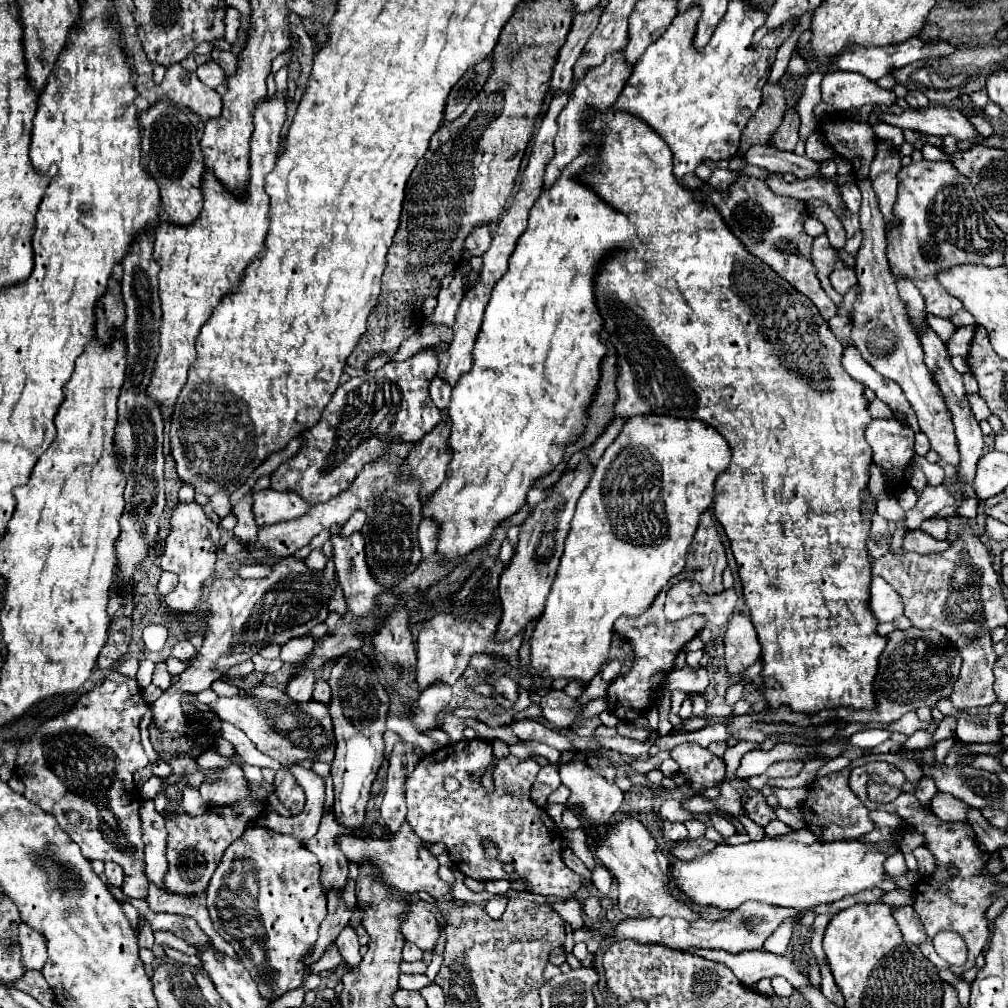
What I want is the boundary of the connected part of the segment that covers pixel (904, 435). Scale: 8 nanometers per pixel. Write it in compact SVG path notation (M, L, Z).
M872 419L866 427L874 463L890 481L902 481L914 457L914 431L898 419Z

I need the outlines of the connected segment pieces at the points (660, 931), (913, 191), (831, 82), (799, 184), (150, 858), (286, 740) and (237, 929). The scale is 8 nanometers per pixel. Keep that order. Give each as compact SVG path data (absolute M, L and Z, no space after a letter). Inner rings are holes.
M748 901L728 913L724 919L718 921L686 921L682 917L648 917L648 919L622 919L614 925L612 933L616 939L636 939L638 943L660 943L678 951L684 951L688 947L708 947L708 949L724 949L724 951L746 951L746 949L762 949L764 941L776 931L776 927L784 919L794 919L794 923L800 923L802 911L798 909L786 909L778 905L768 905L760 901Z
M948 159L940 161L912 161L908 167L902 167L898 173L898 199L894 203L892 215L896 223L886 231L888 241L888 263L894 277L910 279L922 293L926 311L936 317L952 317L960 311L960 301L952 299L952 295L944 293L944 289L936 283L934 273L950 269L960 263L984 263L988 267L1004 265L1004 233L988 219L988 213L974 203L974 187L968 177L964 177Z
M828 71L822 79L822 101L836 111L848 111L868 103L886 103L884 99L896 99L892 91L880 89L874 81L852 71Z
M770 173L766 179L768 187L772 187L774 193L782 197L796 197L800 201L810 201L811 199L821 199L828 201L832 211L837 217L842 215L842 209L846 206L841 194L840 188L834 182L828 179L796 179L794 183L786 183L780 173Z
M142 801L140 805L140 821L142 821L142 839L144 839L144 861L146 875L156 887L164 889L164 871L168 871L168 863L164 863L164 847L166 847L166 827L164 815L154 809L154 801Z
M258 685L252 687L252 691L246 693L244 697L242 695L218 697L208 707L220 721L228 721L242 729L262 753L278 759L284 767L292 767L298 757L316 759L318 751L322 751L322 761L326 763L332 761L336 747L336 739L332 735L332 721L328 719L328 707L318 701L296 703L282 689Z
M252 825L240 839L236 839L226 851L224 857L212 875L208 885L206 907L212 919L214 929L234 947L238 959L250 971L252 979L258 985L258 993L268 1003L274 1003L286 991L298 989L306 975L304 957L312 949L318 939L318 927L326 917L326 895L320 887L320 863L316 855L312 855L302 841L292 835L282 835L270 831L262 825ZM254 945L258 945L264 953L264 961L258 963L254 959Z

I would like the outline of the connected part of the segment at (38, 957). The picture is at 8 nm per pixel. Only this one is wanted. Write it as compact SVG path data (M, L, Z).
M22 923L18 941L22 947L22 961L24 961L26 969L38 969L40 971L46 963L46 937Z

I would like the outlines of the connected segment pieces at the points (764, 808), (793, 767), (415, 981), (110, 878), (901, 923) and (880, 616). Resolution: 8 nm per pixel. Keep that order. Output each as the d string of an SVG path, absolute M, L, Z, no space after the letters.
M748 783L744 785L744 791L746 791L746 795L748 795L748 799L746 799L746 803L744 803L744 813L746 813L754 823L758 823L760 827L766 827L770 821L778 819L776 813L774 813L774 809L766 803L762 791L752 789Z
M778 761L778 763L772 763L766 771L766 781L772 779L772 777L796 777L800 771L802 771L804 763L796 763L796 761Z
M400 973L400 987L404 989L412 989L412 991L420 991L422 987L426 987L430 981L426 975L406 975Z
M104 863L104 865L106 865L106 871L104 871L106 885L108 887L120 887L122 879L124 879L124 871L120 871L120 867L116 867L116 863Z
M910 905L892 907L892 915L896 917L896 923L904 935L904 941L910 941L914 945L920 945L924 941L924 925L920 923L920 917Z
M872 575L870 581L870 611L878 619L878 623L894 621L902 615L900 611L900 599L896 599L896 591L884 583L878 575Z

